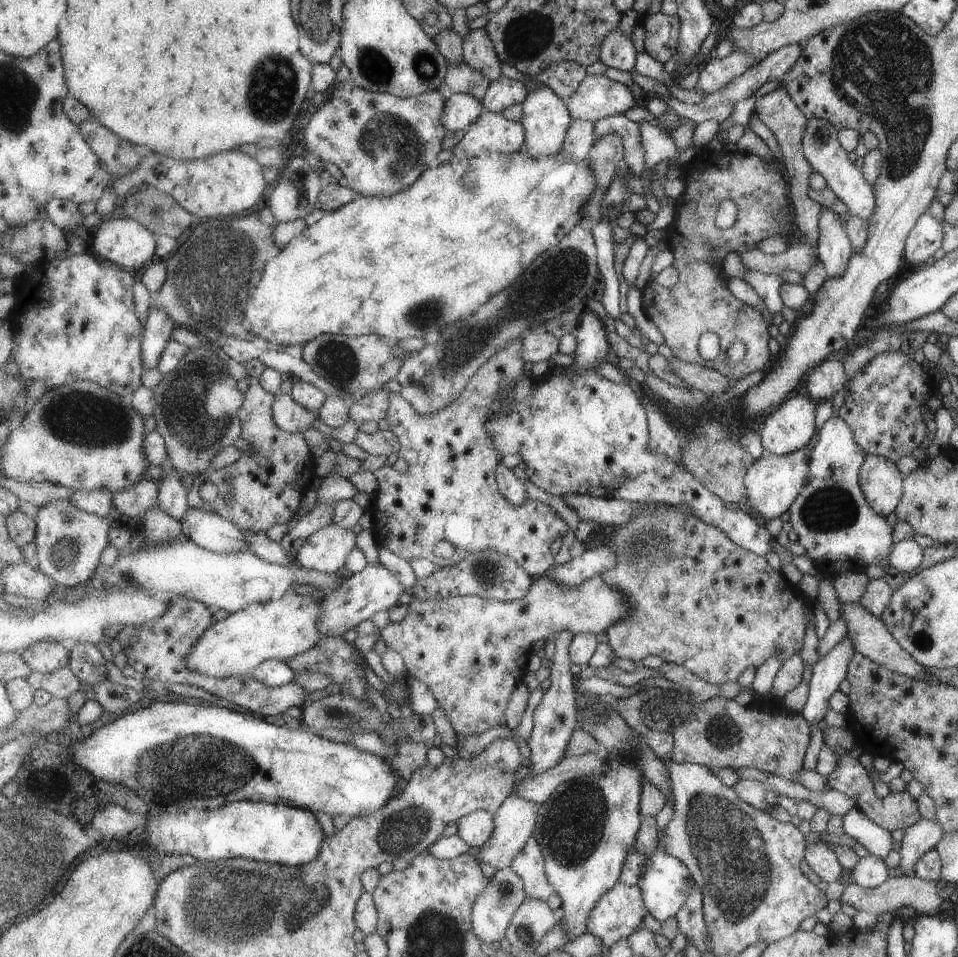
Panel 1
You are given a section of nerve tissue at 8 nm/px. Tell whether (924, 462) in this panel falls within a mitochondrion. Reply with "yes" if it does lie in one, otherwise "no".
no

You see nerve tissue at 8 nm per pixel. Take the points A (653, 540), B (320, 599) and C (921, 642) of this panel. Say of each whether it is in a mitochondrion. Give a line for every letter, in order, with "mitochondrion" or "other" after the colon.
A: mitochondrion
B: other
C: mitochondrion

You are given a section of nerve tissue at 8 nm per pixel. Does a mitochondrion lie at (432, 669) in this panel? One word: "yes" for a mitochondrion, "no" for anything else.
no

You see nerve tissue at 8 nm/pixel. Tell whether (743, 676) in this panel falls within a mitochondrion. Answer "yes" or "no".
no

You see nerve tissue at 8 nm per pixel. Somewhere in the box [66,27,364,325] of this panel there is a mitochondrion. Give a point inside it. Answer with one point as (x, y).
(273, 85)

